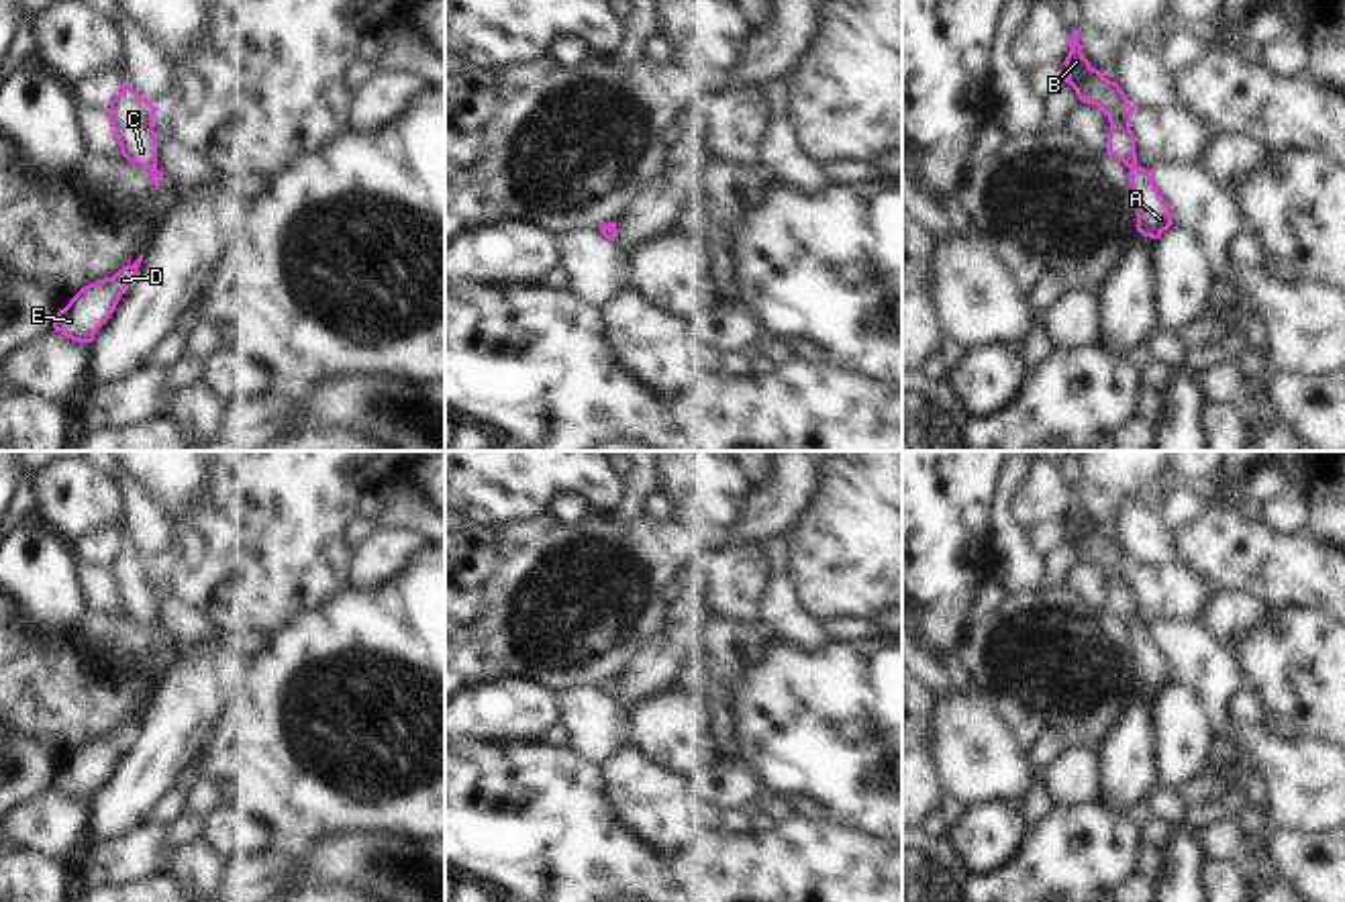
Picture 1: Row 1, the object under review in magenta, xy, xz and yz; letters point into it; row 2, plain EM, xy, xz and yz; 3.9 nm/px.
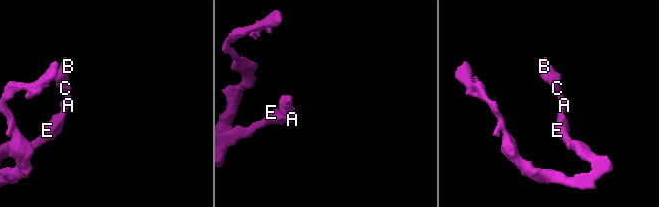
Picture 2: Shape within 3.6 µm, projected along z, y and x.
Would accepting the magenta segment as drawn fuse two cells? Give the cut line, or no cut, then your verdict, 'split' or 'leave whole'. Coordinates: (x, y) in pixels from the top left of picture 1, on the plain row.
no cut; leave whole

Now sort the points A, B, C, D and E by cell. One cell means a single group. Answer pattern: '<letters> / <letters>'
A B C D E

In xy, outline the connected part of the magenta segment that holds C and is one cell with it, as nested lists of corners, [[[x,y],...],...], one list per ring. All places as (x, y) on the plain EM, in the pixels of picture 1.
[[[124,541],[110,559],[110,580],[118,596],[122,614],[151,629],[151,641],[157,645],[163,631],[157,627],[157,592],[153,573],[157,565],[137,547]]]

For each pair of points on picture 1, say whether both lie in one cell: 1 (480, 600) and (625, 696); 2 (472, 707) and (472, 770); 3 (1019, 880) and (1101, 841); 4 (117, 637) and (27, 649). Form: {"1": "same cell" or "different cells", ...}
{"1": "different cells", "2": "different cells", "3": "same cell", "4": "same cell"}

